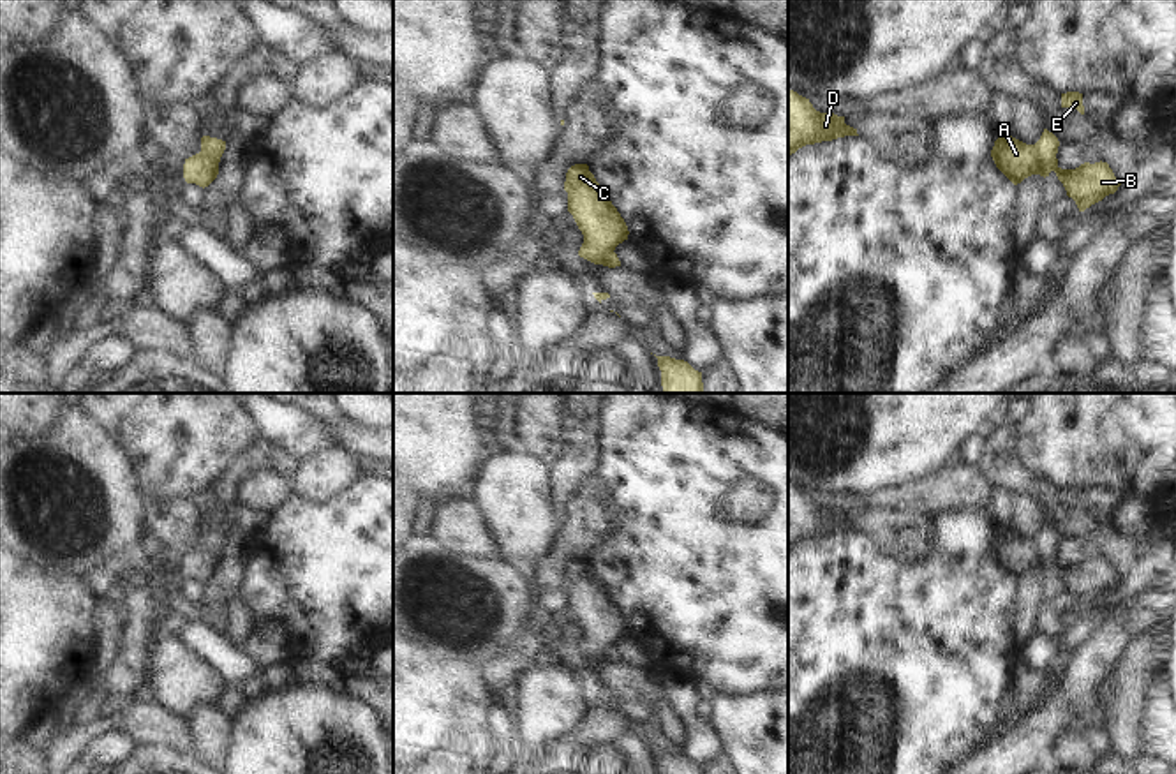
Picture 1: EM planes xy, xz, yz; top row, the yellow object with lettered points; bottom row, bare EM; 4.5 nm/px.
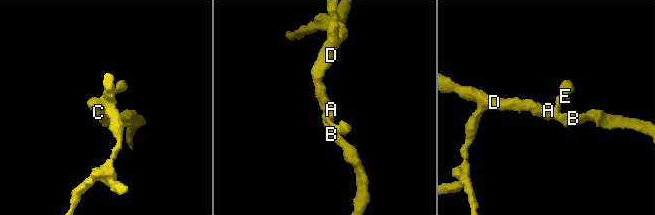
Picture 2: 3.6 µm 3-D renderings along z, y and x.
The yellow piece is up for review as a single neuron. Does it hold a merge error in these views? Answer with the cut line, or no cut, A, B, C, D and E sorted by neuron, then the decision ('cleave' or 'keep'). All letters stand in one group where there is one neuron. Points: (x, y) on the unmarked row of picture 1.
cut in yz along (1034, 540), (1039, 556), (1046, 563), (1056, 561); A B C D / E; cleave

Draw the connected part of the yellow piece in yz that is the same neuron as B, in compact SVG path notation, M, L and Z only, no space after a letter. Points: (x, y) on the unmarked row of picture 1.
M998 532L991 545L996 562L1014 578L1021 578L1031 569L1049 571L1056 568L1063 578L1067 591L1072 592L1084 607L1091 599L1102 596L1105 591L1114 589L1121 577L1114 571L1107 557L1084 557L1076 564L1053 562L1046 564L1038 554L1035 540L1026 540L1016 532Z

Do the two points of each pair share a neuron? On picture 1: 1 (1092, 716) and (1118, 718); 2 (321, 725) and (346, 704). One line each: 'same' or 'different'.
1: different
2: same

